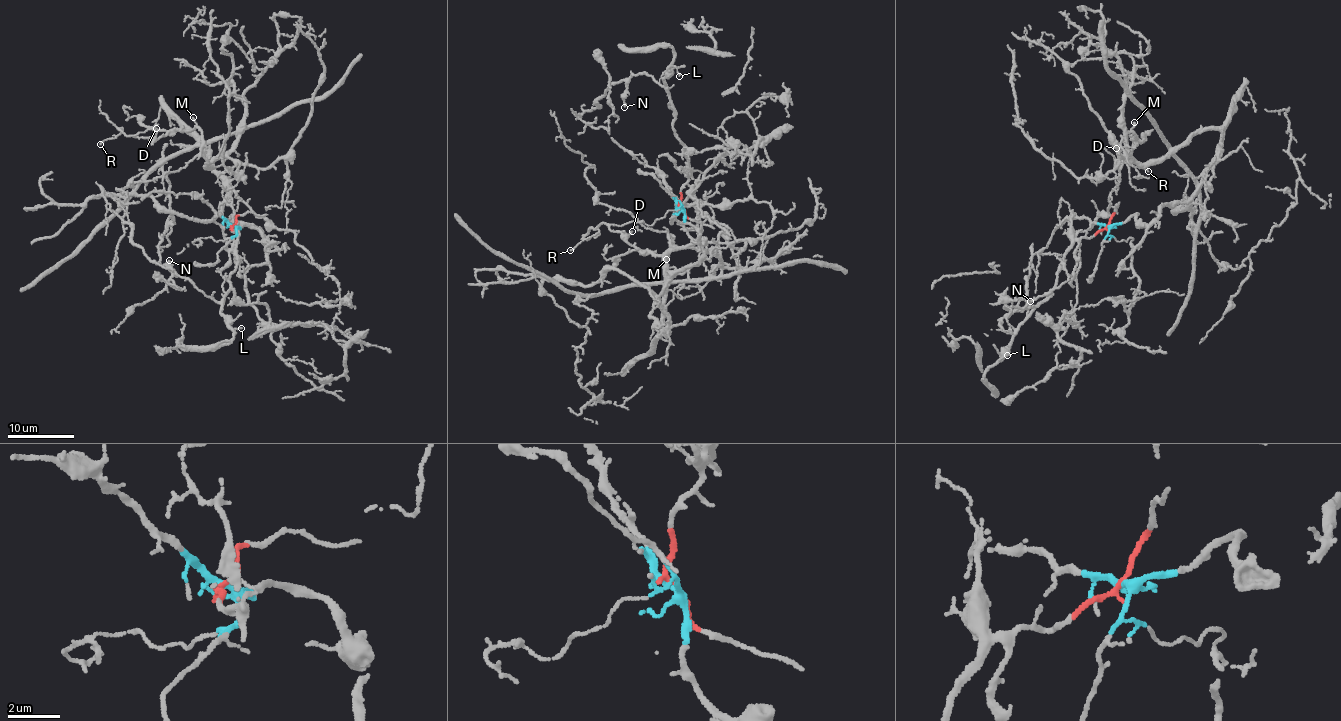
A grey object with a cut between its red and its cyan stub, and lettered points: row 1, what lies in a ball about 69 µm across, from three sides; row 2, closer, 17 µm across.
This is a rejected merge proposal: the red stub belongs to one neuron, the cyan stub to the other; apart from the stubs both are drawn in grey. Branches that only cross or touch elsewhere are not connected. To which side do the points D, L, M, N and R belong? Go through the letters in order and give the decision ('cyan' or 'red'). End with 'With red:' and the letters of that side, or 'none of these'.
D: cyan
L: red
M: cyan
N: red
R: cyan
With red: L, N

